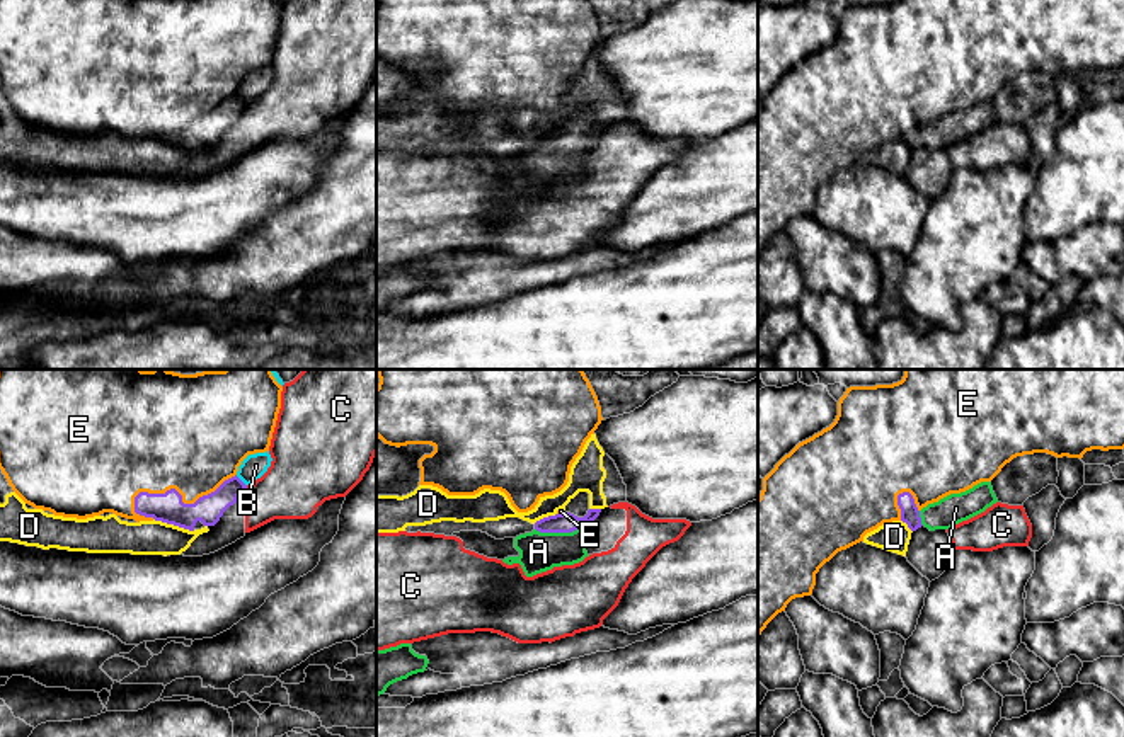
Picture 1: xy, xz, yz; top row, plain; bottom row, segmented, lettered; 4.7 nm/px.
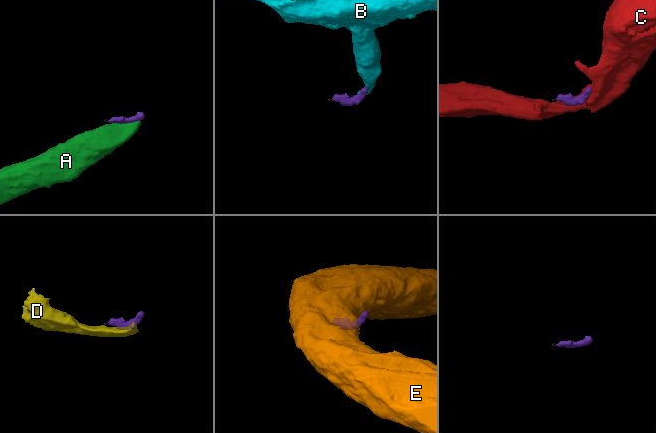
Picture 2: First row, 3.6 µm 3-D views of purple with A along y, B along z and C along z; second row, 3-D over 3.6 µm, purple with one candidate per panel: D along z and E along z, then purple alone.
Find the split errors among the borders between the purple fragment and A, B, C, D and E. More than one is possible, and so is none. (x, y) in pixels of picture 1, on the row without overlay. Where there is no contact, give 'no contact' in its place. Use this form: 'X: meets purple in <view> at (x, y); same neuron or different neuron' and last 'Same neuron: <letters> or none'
A: meets purple in xz at (557, 150); same neuron
B: meets purple in xy at (240, 99); different neuron
C: meets purple in xy at (244, 108); different neuron
D: meets purple in xy at (174, 143); different neuron
E: meets purple in xy at (179, 113); different neuron
Same neuron: A

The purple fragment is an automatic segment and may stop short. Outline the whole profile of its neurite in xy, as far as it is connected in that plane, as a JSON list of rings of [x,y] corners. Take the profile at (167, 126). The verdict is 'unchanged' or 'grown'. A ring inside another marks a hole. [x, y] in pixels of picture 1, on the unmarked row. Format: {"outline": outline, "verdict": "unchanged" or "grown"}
{"outline": [[[235,94],[194,123],[184,123],[182,114],[175,107],[165,112],[140,111],[135,116],[135,131],[194,150],[198,140],[204,145],[215,145],[245,107],[247,104]]], "verdict": "unchanged"}

